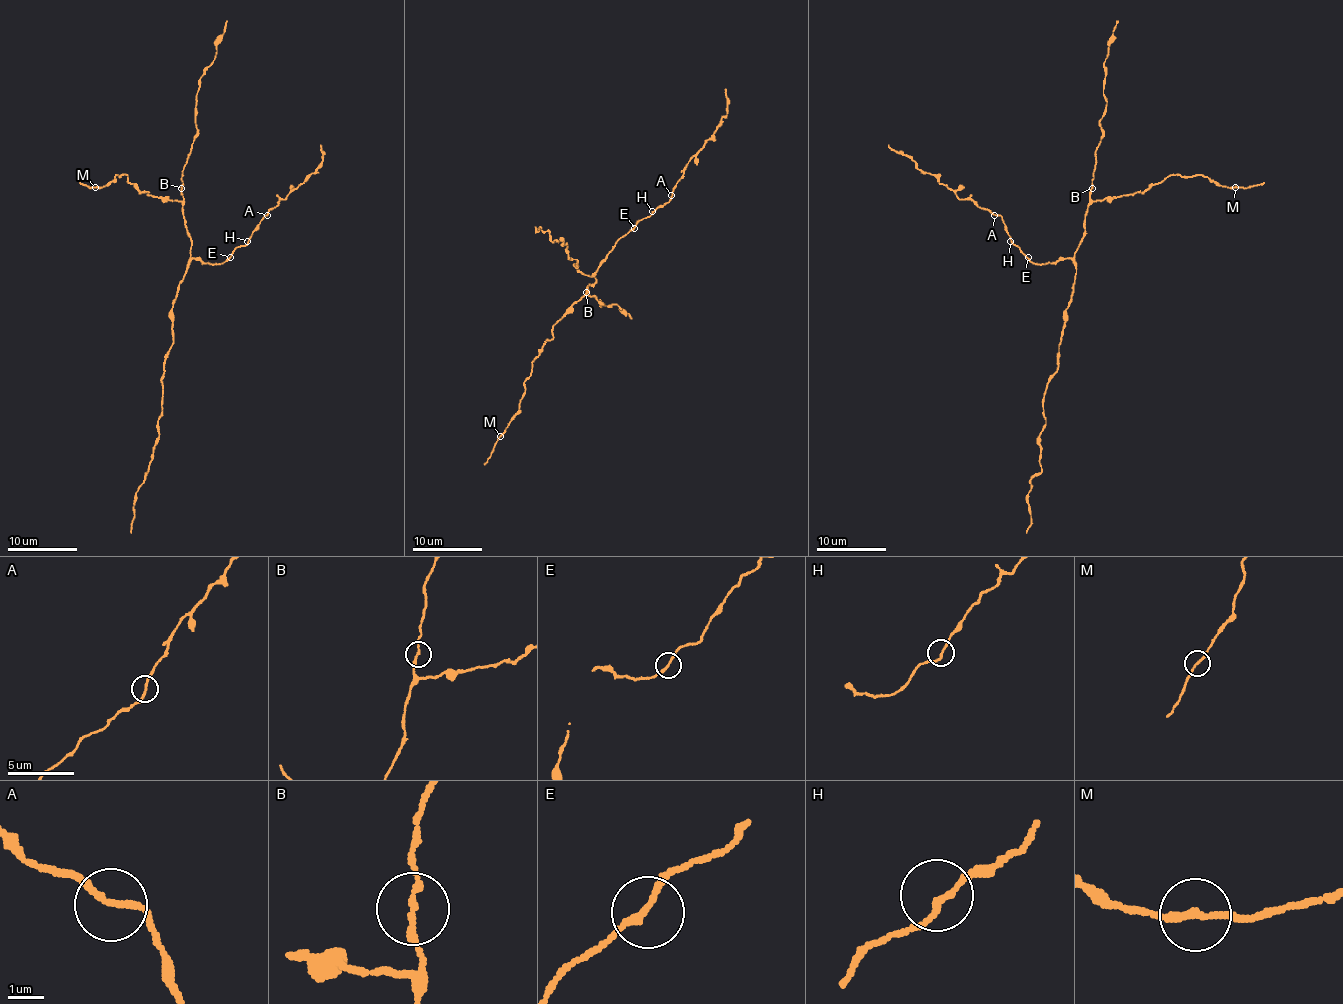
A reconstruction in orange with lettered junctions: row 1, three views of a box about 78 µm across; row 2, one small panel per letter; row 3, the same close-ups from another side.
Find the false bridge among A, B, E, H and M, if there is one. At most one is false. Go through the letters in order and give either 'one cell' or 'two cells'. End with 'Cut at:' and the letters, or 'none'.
A: one cell
B: one cell
E: one cell
H: one cell
M: one cell
Cut at: none

